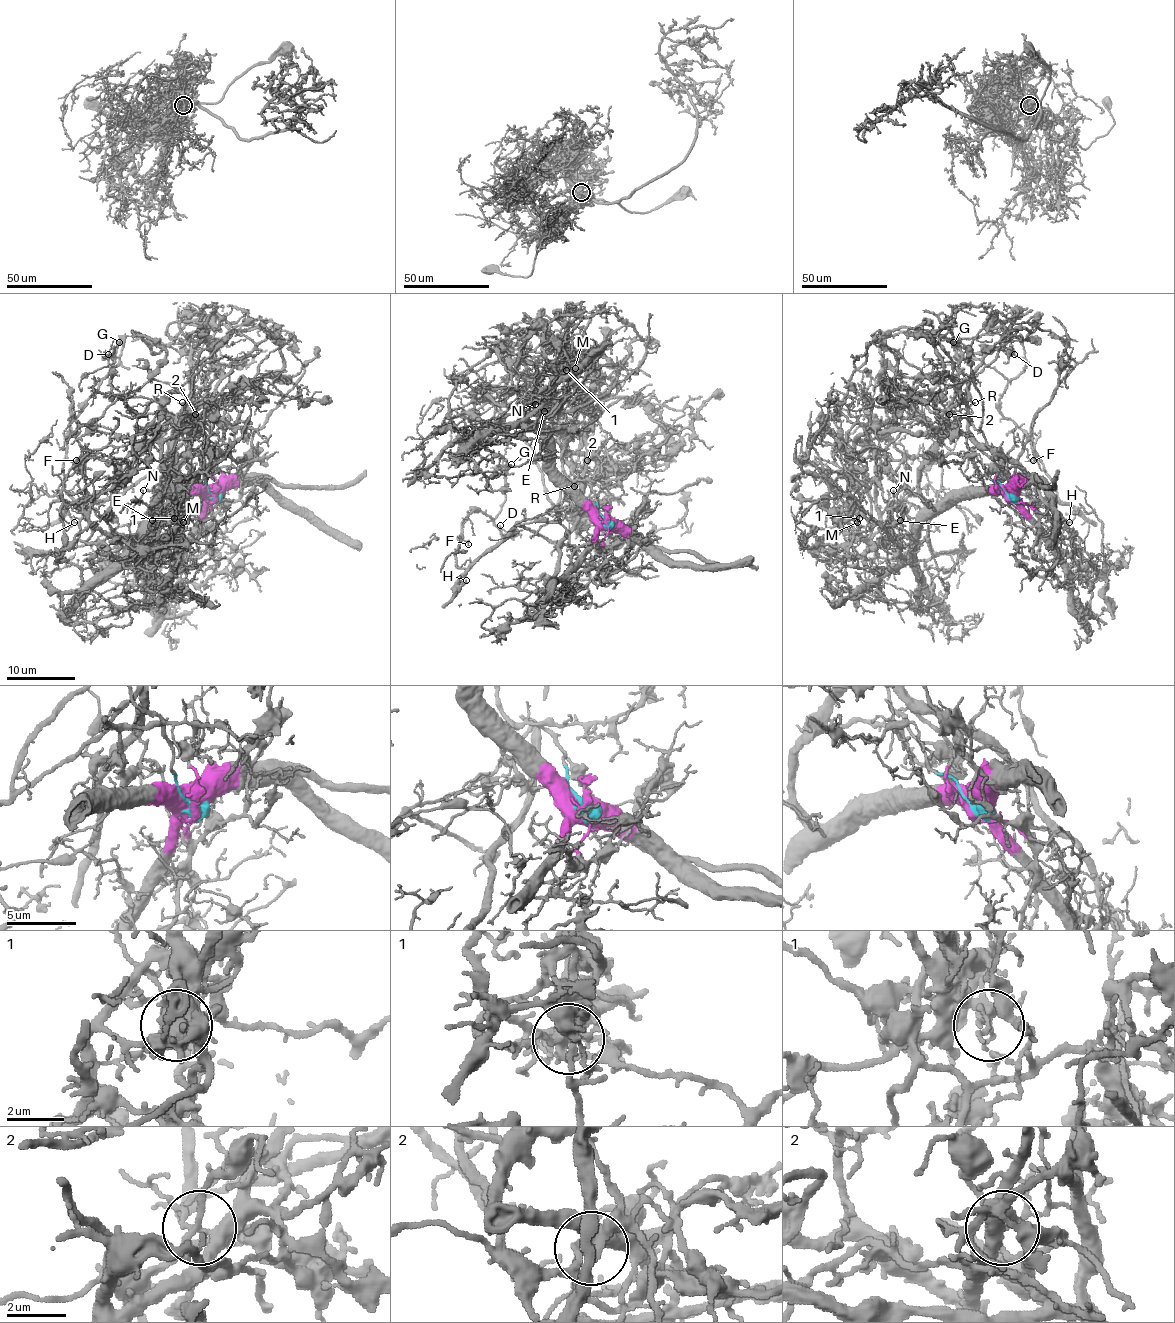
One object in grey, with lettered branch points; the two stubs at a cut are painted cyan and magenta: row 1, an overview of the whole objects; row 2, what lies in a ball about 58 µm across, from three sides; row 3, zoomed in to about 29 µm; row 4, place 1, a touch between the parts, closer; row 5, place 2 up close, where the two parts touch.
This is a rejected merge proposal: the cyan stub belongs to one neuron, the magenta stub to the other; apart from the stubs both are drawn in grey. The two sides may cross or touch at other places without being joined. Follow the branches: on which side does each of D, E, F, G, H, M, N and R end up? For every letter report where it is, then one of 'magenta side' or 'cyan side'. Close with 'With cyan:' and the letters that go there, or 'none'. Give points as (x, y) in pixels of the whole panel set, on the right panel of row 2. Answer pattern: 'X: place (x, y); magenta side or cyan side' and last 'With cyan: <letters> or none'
D: place (1014, 354); cyan side
E: place (900, 520); magenta side
F: place (1033, 460); cyan side
G: place (953, 342); cyan side
H: place (1069, 522); cyan side
M: place (857, 522); magenta side
N: place (893, 490); magenta side
R: place (975, 402); magenta side
With cyan: D, F, G, H

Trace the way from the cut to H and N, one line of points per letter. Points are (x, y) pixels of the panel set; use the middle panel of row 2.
H: (606, 522), (596, 495), (575, 477), (584, 464), (584, 477), (558, 505), (523, 519), (466, 579)
N: (606, 522), (554, 465), (553, 451), (527, 420), (522, 401), (535, 405)

